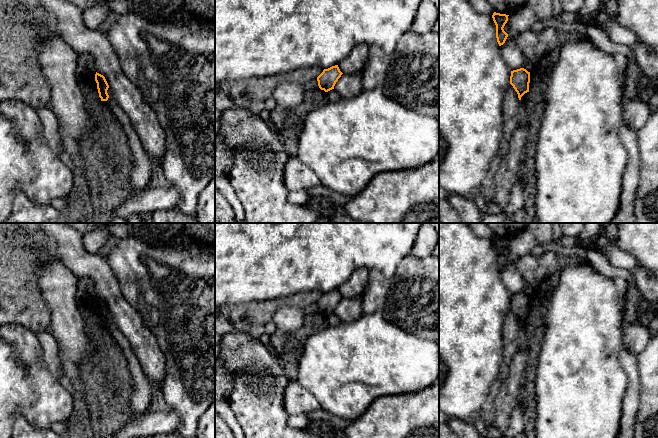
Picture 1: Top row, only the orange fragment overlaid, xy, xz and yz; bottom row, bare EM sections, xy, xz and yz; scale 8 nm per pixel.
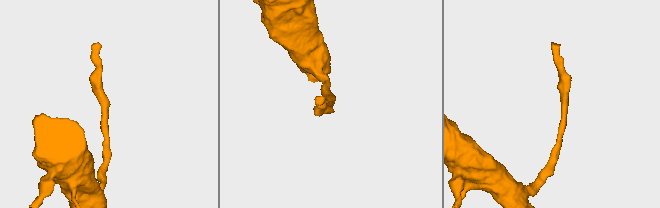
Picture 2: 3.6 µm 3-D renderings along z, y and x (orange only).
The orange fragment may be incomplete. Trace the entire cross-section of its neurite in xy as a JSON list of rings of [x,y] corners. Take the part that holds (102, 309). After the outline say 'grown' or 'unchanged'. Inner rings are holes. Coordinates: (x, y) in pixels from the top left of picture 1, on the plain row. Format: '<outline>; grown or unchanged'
[[[96,296],[95,305],[97,307],[97,313],[98,313],[98,317],[99,317],[99,321],[101,322],[101,325],[107,325],[109,322],[109,319],[107,317],[109,309],[105,301]]]; unchanged

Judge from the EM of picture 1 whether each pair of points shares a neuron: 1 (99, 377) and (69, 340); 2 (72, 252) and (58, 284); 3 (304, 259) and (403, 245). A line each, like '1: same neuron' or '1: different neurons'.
1: different neurons
2: different neurons
3: same neuron

